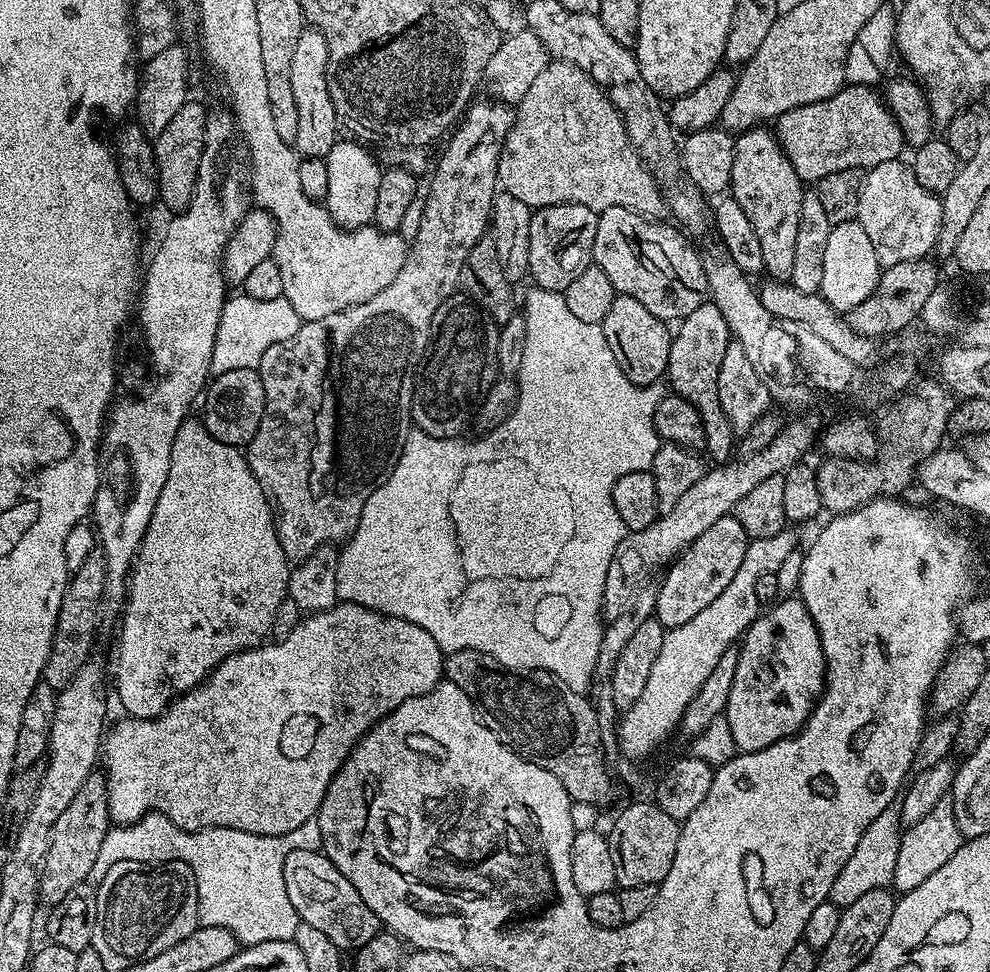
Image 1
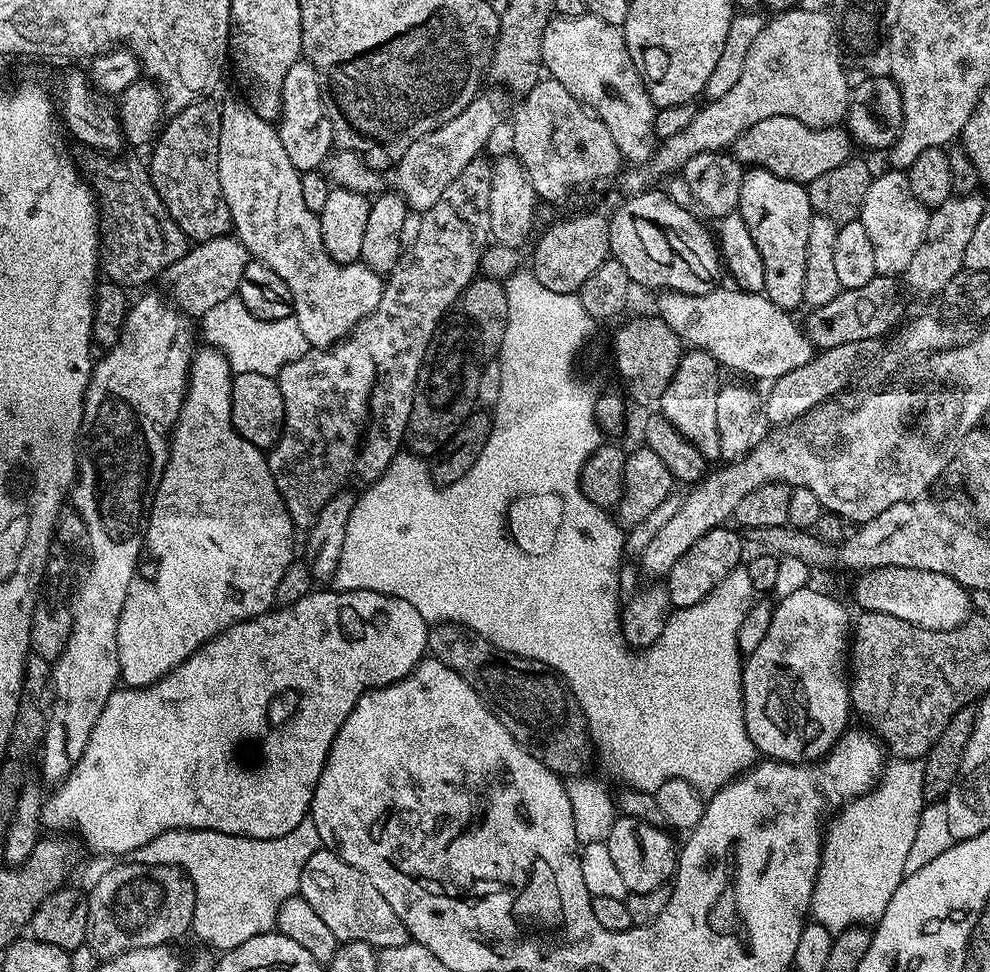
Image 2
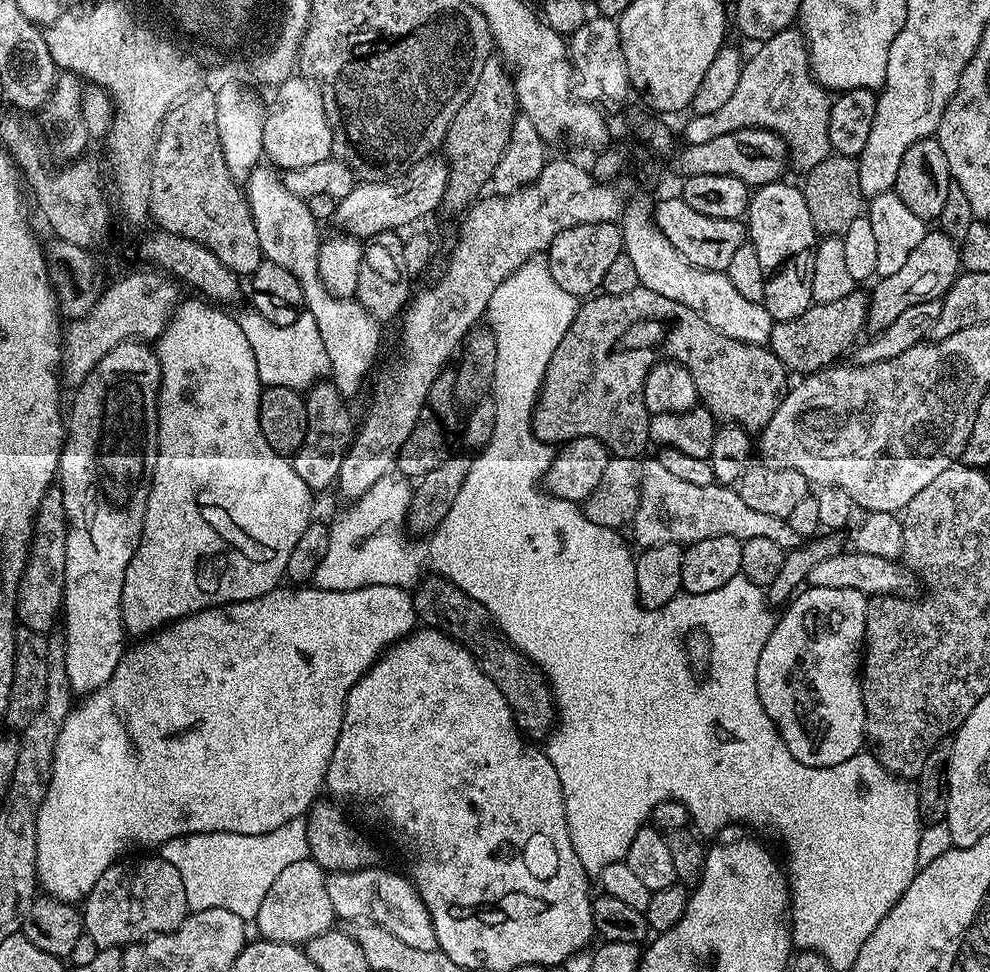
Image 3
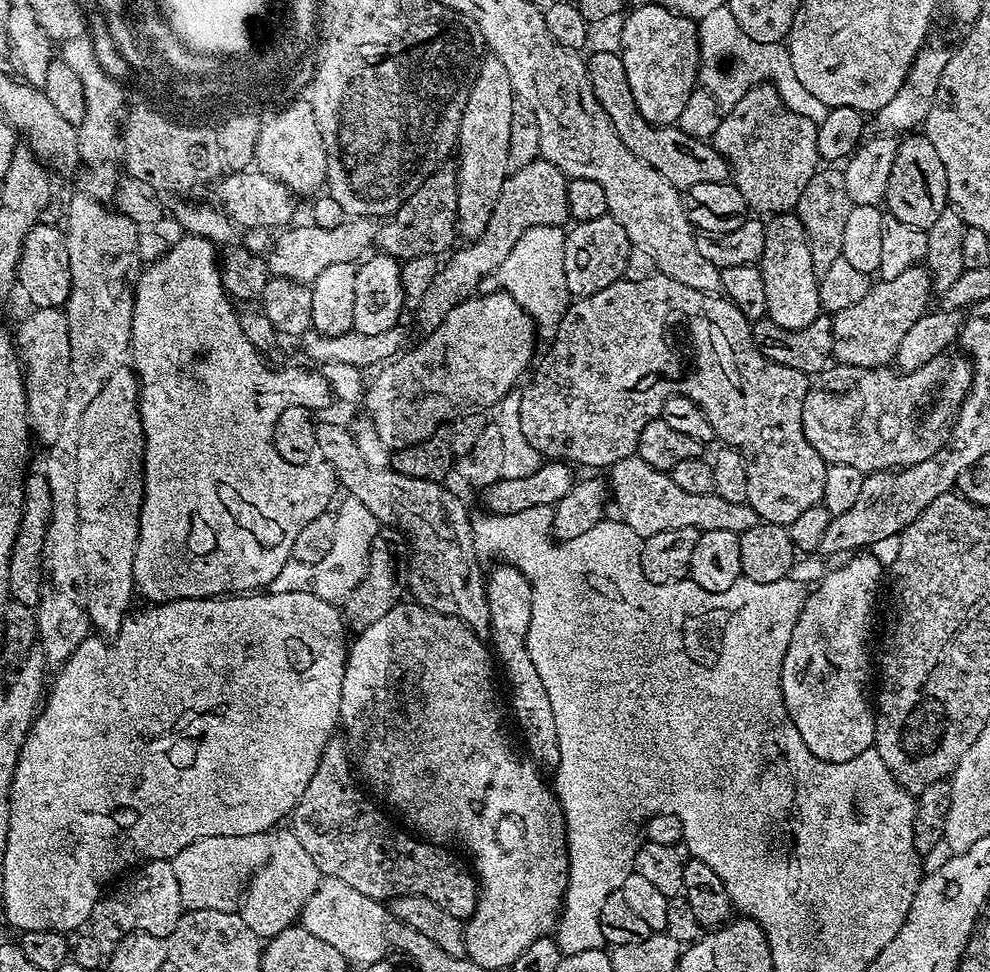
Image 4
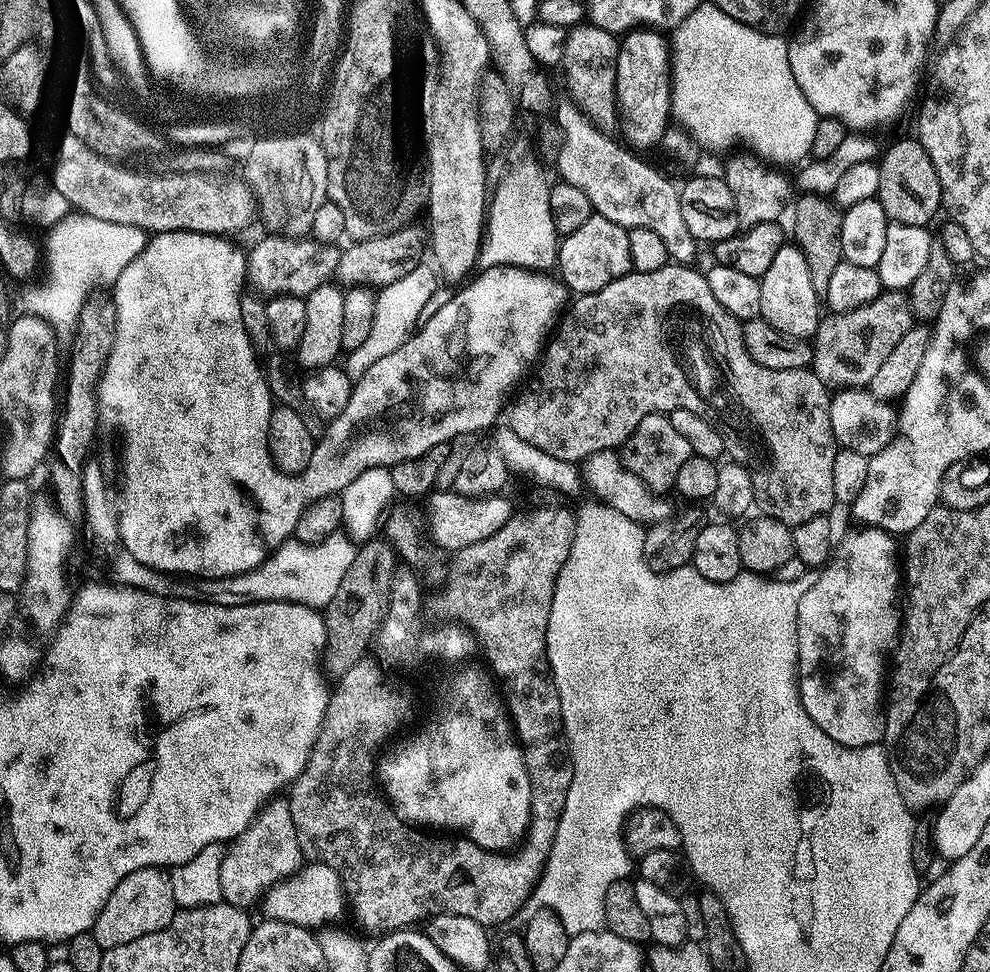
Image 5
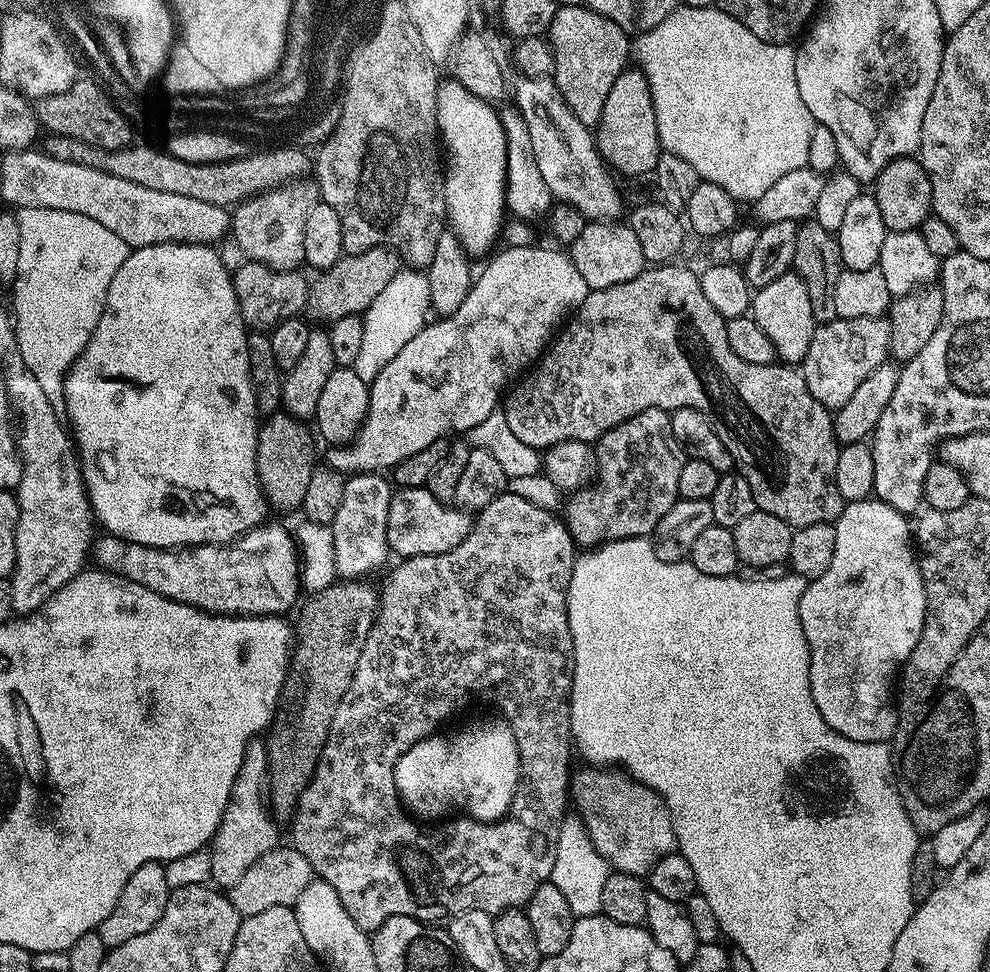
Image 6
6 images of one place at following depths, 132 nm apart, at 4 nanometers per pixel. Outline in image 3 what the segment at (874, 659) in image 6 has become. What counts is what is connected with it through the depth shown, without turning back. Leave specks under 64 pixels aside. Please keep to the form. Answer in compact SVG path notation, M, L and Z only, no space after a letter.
M805 587L783 609L784 612L775 621L774 627L766 638L766 646L762 646L762 655L758 657L758 698L766 710L766 714L774 722L774 726L780 731L780 737L786 742L790 754L798 758L806 766L825 768L826 766L838 766L838 762L846 762L854 758L866 744L866 710L864 699L860 689L862 679L862 653L865 651L864 635L866 634L866 618L868 617L869 597L863 596L858 590L826 590L825 588Z

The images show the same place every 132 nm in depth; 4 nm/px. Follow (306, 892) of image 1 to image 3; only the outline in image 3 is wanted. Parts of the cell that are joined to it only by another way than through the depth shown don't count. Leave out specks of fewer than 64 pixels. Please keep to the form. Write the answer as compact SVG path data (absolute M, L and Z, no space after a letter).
M381 866L360 868L357 871L330 872L327 893L339 919L376 924L389 930L396 938L416 950L437 951L437 934L430 921L429 911L411 881Z

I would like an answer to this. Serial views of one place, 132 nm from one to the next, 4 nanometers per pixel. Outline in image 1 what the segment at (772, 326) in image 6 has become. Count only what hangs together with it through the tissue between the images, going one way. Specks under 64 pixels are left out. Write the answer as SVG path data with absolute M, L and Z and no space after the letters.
M757 126L735 137L734 170L730 195L742 206L758 242L762 245L764 272L773 280L791 281L794 274L794 246L798 239L798 218L802 214L805 181L790 166L784 148L767 127Z

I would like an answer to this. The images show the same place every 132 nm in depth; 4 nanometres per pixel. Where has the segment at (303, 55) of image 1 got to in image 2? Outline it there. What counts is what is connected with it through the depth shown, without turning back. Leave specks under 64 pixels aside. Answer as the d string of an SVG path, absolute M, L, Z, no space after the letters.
M296 60L286 73L286 82L282 82L282 114L278 121L278 131L290 162L294 162L300 173L317 171L333 151L332 123L324 109L320 76L309 60Z

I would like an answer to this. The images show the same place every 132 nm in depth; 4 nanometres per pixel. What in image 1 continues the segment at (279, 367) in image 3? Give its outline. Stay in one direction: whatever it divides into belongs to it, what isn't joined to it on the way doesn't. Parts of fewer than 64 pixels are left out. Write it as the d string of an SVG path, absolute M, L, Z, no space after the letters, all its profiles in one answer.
M243 292L234 297L231 295L224 301L222 316L218 322L214 352L211 354L211 373L216 376L229 370L257 369L262 354L270 346L292 338L300 329L301 323L300 315L284 297L261 302Z

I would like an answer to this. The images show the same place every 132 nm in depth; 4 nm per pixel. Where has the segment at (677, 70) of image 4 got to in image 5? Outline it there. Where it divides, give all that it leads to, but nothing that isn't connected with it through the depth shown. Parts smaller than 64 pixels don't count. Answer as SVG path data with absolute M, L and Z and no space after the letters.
M637 28L620 40L620 53L616 59L616 109L620 115L619 135L623 143L633 150L653 148L659 145L662 134L670 126L672 116L672 65L670 44L659 31L651 28Z

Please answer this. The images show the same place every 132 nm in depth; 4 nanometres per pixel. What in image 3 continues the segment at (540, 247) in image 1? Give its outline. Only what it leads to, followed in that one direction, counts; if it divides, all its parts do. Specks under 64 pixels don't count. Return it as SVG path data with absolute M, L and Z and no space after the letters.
M619 223L583 224L562 230L562 234L558 234L548 248L546 259L554 282L558 282L562 290L577 298L588 298L600 288L602 278L606 278L606 270L614 263L614 258L623 252L624 233Z

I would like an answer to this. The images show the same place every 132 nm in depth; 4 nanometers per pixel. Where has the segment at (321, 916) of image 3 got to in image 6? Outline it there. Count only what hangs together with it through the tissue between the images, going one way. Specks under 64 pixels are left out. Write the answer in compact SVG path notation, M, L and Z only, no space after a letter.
M253 743L244 756L242 766L238 770L238 778L232 787L230 802L222 814L222 822L210 841L211 883L217 889L232 888L266 853L277 847L276 824L270 805L266 799L268 783L268 754L265 745Z

